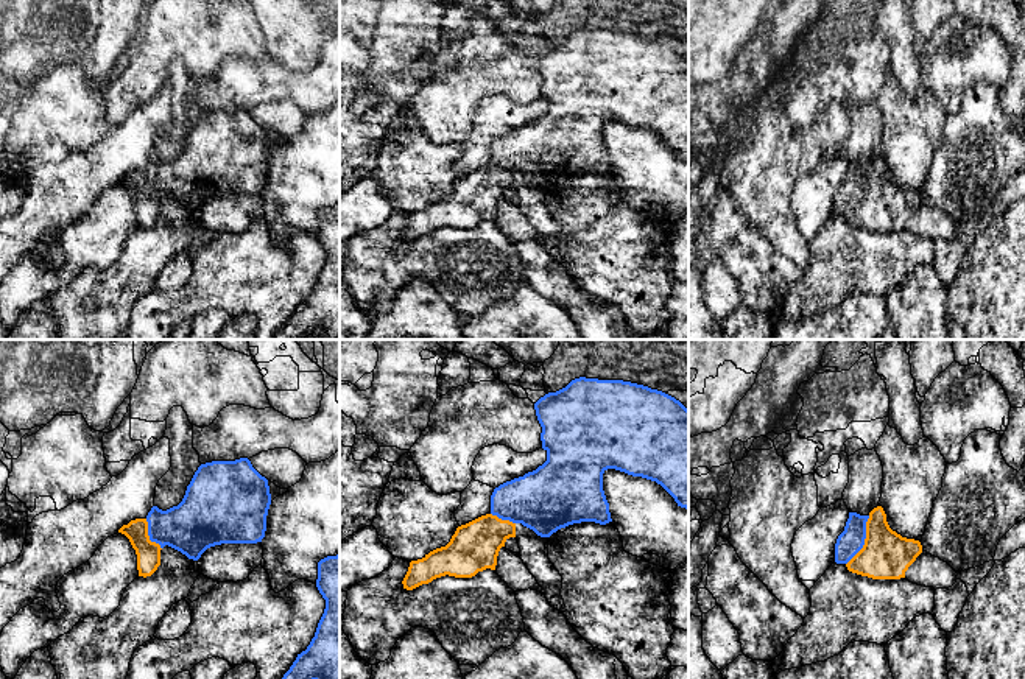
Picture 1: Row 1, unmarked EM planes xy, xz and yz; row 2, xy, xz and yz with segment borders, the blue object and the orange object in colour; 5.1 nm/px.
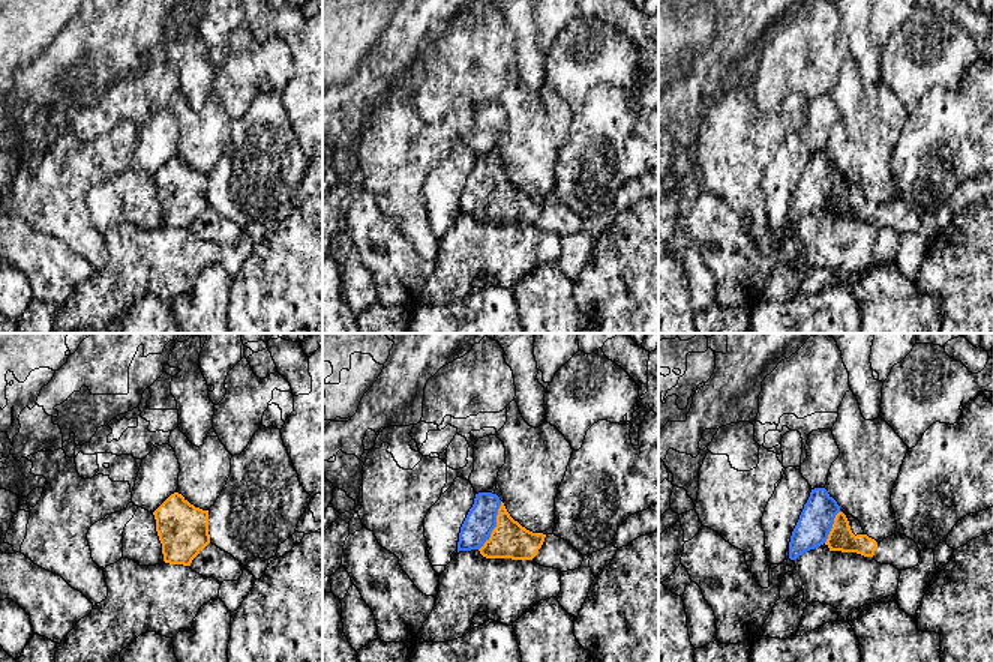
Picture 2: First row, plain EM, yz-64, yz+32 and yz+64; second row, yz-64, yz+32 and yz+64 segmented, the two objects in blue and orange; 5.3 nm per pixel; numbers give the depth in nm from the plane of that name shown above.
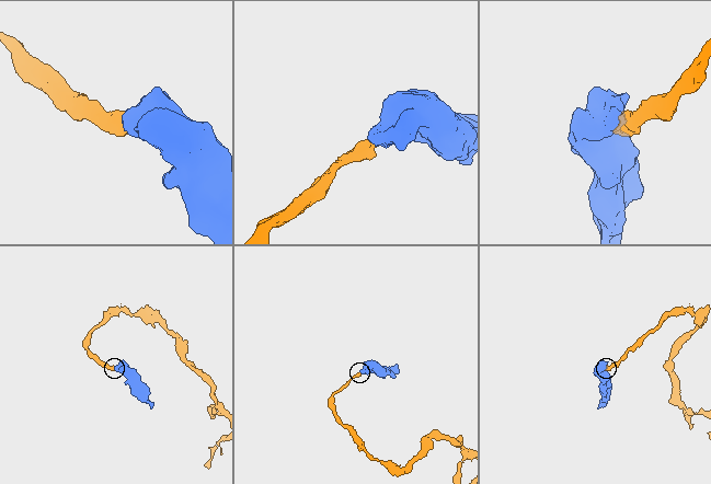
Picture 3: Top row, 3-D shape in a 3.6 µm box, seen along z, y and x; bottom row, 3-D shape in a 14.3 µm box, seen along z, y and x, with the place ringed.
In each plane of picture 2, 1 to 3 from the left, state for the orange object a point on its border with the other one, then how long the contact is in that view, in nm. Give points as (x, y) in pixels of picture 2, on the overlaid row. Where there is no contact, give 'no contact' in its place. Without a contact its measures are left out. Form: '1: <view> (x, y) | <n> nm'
1: no contact
2: yz+32 (495, 526) | 300 nm
3: yz+64 (831, 527) | 200 nm

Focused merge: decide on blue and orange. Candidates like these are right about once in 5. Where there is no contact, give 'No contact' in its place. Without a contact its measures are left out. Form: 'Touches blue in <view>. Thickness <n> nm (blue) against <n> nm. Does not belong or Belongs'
Touches blue in yz. Thickness 140 nm (blue) against 260 nm. Belongs

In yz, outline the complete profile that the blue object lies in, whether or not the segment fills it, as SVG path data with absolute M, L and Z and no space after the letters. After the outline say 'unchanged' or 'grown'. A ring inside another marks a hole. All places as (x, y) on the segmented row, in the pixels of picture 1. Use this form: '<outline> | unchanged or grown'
M882 506L868 515L849 512L844 531L835 544L835 562L872 579L900 579L922 553L919 540L893 531Z | grown

